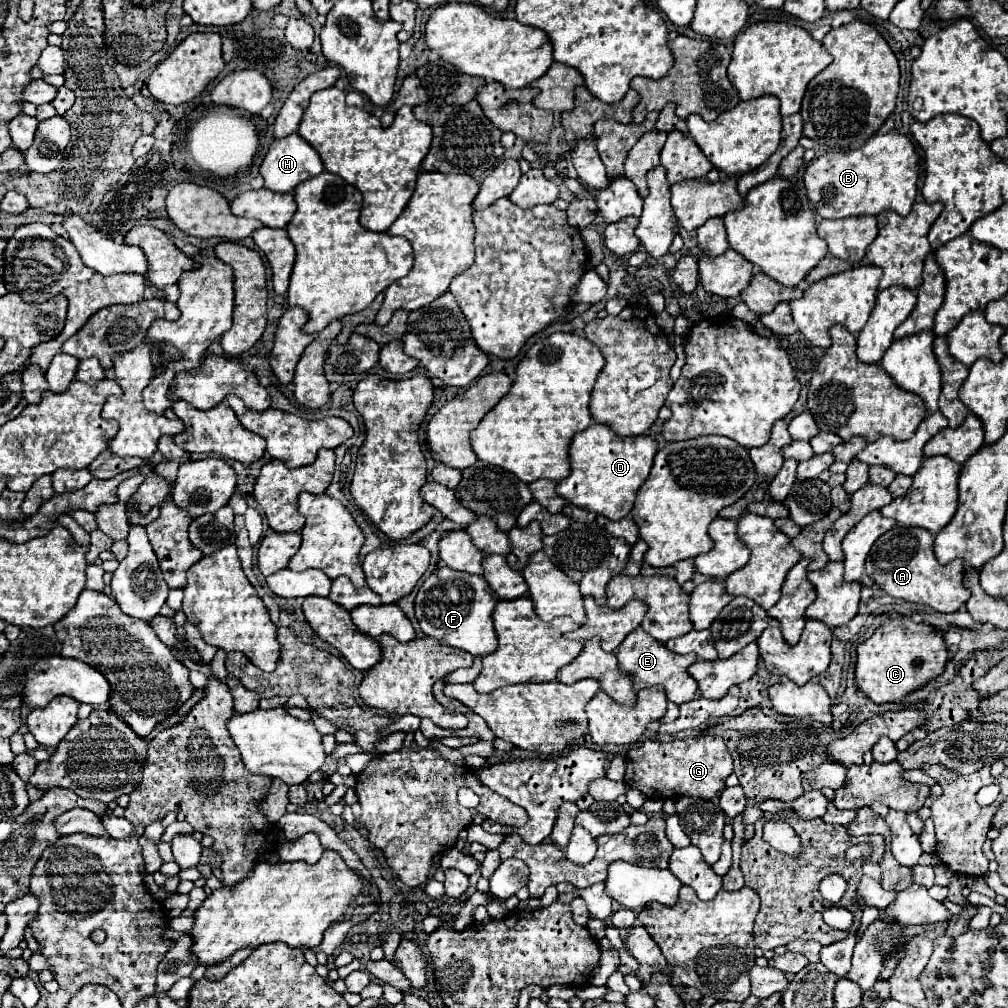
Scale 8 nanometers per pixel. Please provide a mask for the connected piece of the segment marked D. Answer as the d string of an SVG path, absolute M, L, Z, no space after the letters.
M595 423L573 437L569 449L571 475L557 483L557 491L565 501L577 507L605 515L611 521L619 521L631 513L635 495L649 477L655 453L657 441L653 437L621 437L609 425Z

